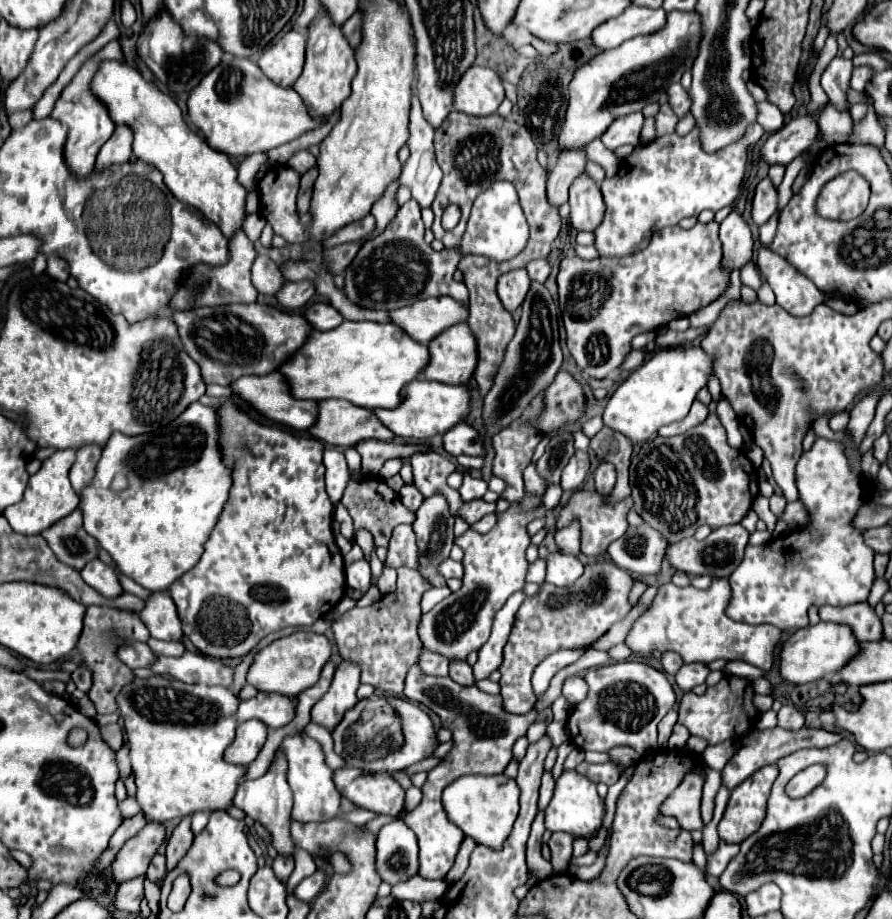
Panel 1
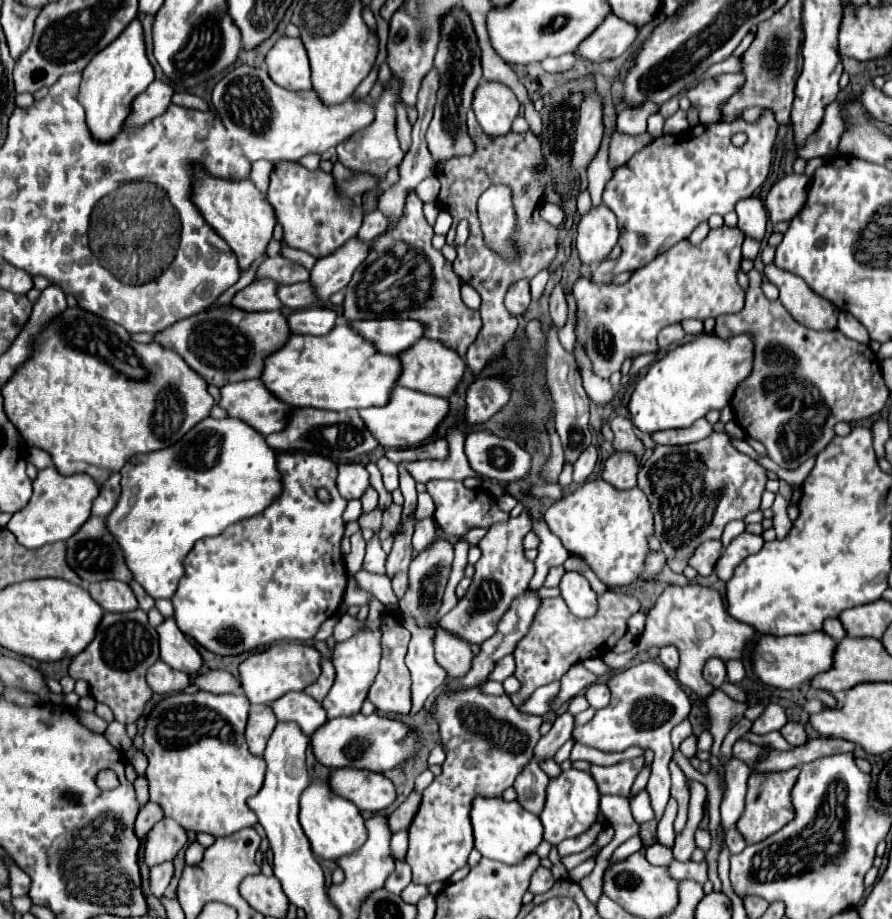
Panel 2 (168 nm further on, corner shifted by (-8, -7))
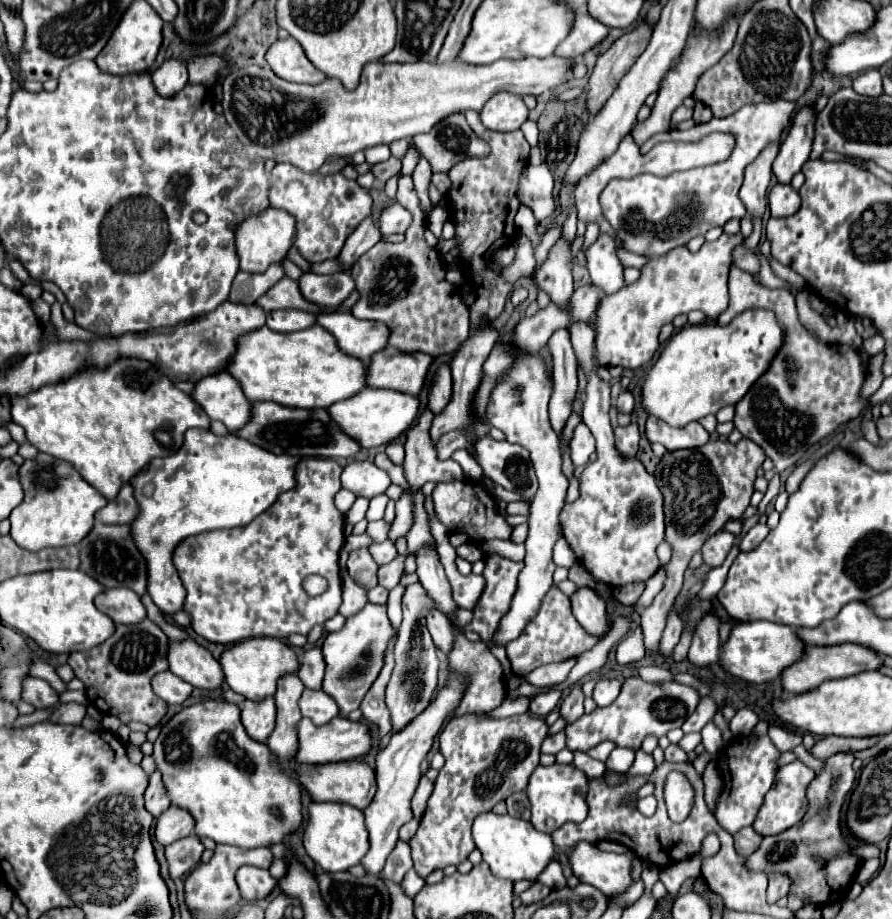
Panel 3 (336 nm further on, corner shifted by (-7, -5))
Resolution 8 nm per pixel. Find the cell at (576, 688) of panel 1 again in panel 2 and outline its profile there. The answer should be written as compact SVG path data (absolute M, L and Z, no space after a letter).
M594 682L594 684L590 684L586 688L584 696L588 698L588 702L590 702L592 708L600 710L600 708L608 706L608 702L610 702L610 688L608 688L606 682Z

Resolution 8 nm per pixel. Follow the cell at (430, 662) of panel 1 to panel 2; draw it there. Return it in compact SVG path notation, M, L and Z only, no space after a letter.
M404 618L404 626L412 632L412 640L406 654L406 666L412 674L412 710L410 714L416 714L424 708L428 696L434 694L436 688L440 688L448 674L434 662L434 646L432 646L432 634L434 630L418 630L410 618Z

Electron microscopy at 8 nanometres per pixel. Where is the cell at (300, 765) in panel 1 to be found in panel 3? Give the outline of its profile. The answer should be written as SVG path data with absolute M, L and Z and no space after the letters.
M311 802L307 806L307 822L303 830L303 844L307 854L327 872L345 872L347 868L361 862L365 852L369 850L367 828L363 820L363 812L337 802Z

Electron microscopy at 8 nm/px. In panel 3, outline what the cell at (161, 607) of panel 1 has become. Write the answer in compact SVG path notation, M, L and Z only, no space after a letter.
M193 638L169 642L169 670L191 686L215 690L223 682L223 670L209 650L199 646Z

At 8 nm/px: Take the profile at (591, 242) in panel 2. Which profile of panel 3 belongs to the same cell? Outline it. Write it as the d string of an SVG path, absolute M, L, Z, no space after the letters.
M601 232L597 240L583 250L591 282L603 288L605 294L613 294L623 286L623 266L615 254L615 240L607 232Z

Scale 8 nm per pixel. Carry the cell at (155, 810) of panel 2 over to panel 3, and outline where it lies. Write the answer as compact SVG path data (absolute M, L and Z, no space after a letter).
M155 770L151 776L149 776L149 786L145 790L145 810L151 814L151 816L159 816L161 812L165 812L167 808L171 806L165 790L163 790L163 784L161 784L161 774L159 770Z

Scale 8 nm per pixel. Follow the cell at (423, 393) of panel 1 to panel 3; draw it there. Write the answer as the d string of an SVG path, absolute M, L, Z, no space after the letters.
M365 388L349 400L331 404L329 414L343 428L343 432L355 438L363 448L379 448L397 440L405 430L415 424L419 414L419 398L387 388Z

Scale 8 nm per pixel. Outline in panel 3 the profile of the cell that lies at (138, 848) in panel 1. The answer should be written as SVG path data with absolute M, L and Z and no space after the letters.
M169 806L157 820L155 820L155 840L161 846L169 846L193 832L193 818L189 812Z

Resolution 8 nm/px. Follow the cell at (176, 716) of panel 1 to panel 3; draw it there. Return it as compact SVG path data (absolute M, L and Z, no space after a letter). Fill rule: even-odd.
M207 698L183 708L161 728L161 734L153 744L153 758L163 776L171 804L189 810L199 838L207 836L217 844L235 844L241 848L269 846L291 836L291 832L301 824L301 790L293 776L283 772L279 764L273 764L273 754L269 758L267 744L247 736L239 714L241 710L237 704L217 698ZM273 806L281 808L283 820L277 820L271 814Z

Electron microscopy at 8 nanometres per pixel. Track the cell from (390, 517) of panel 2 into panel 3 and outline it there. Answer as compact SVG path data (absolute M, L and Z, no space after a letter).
M385 520L379 522L369 522L367 526L367 534L373 538L373 542L383 542L389 534L389 524Z

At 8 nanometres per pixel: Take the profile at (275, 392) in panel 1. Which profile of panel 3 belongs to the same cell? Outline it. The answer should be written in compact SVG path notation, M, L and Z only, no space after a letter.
M217 372L217 376L207 376L205 380L199 380L195 384L195 390L191 396L195 398L195 402L199 402L203 406L203 410L209 414L209 418L221 420L229 432L241 430L251 420L253 404L245 398L241 384L233 376L229 376L229 372Z

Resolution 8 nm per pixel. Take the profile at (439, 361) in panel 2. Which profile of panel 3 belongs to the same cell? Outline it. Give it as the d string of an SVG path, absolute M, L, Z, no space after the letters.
M389 346L371 358L367 384L419 396L431 362L433 358L425 352L399 352Z

